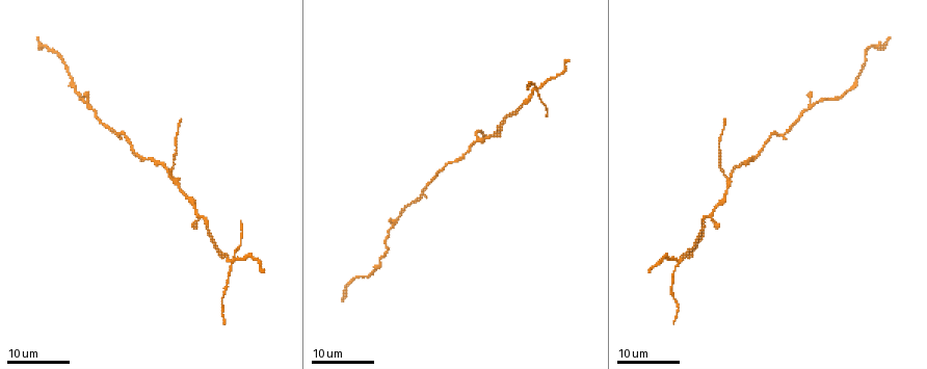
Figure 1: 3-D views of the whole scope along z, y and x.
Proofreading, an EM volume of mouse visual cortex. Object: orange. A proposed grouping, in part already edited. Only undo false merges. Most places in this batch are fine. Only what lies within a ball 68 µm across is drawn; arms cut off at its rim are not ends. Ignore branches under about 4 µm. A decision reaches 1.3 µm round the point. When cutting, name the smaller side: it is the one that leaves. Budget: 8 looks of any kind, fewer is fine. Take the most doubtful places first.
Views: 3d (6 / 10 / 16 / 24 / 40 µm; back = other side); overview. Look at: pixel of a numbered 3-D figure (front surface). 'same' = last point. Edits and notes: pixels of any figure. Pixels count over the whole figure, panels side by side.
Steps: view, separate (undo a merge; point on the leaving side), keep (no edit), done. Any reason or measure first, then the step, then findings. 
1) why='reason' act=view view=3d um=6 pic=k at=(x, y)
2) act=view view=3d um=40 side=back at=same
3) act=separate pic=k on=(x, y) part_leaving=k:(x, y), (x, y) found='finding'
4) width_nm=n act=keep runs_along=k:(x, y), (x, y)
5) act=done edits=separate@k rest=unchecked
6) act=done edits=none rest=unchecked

why='branch point' act=view view=3d um=24 pic=1 at=(174, 181)

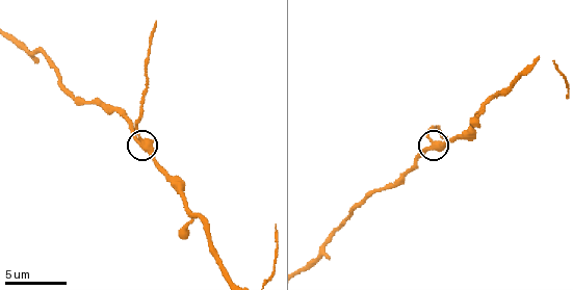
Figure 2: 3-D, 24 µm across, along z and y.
act=view view=3d um=6 pic=2 at=(145, 142)

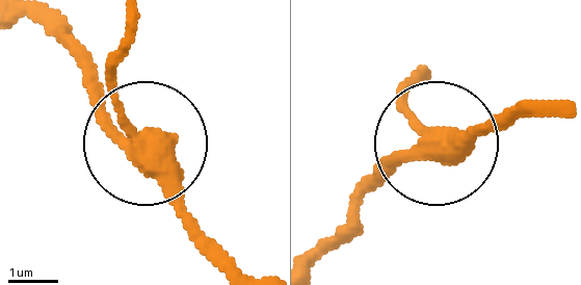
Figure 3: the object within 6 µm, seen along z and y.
width_nm=360 act=keep runs_along=3:(31, 19), (105, 119), (138, 138), (117, 94), (117, 48) found='one cell here'

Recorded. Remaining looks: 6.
why='four or more arms meet' act=view view=3d um=16 pic=1 at=(678, 261)

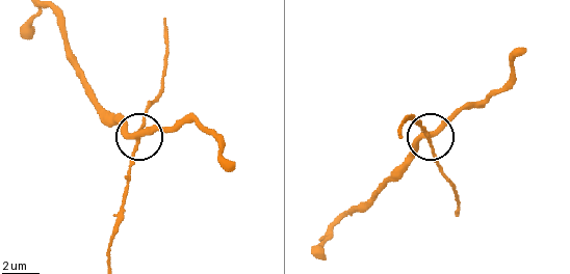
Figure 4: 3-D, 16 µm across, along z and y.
act=view view=3d um=10 pic=4 at=(429, 137)

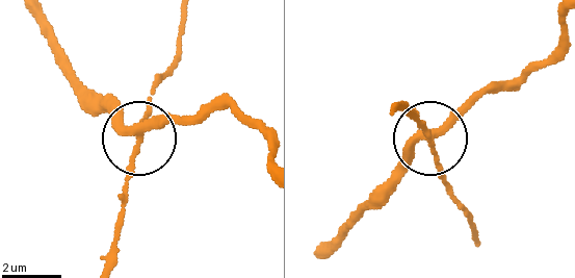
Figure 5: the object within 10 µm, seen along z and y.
width_nm=270 act=separate pic=5 on=(149, 101) part_leaving=5:(144, 135), (121, 192), (108, 267) found='a second cell is stuck on'

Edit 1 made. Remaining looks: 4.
why='sudden change in width' act=view view=3d um=6 pic=2 at=(181, 196)

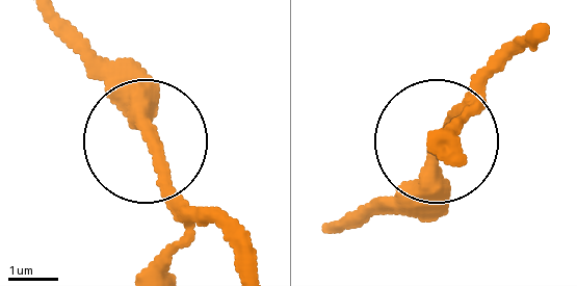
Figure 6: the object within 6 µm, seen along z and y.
width_nm=350 act=keep runs_along=6:(330, 228), (388, 203), (495, 71) found='continuous, no second cell'

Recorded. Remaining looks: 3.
why='sudden change in width' act=view view=3d um=24 pic=1 at=(399, 216)

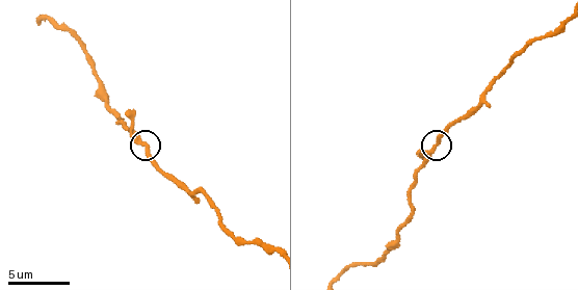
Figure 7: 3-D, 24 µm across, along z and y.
act=view view=3d um=10 pic=7 at=(436, 144)

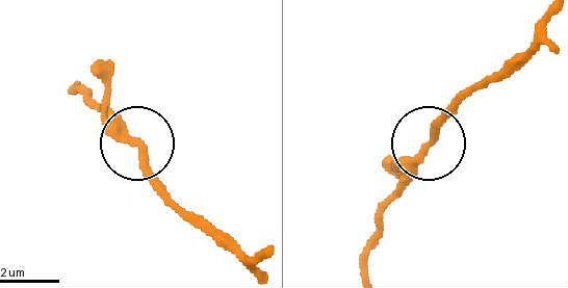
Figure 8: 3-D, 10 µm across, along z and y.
act=keep runs_along=8:(551, 19), (528, 48), (442, 121), (417, 167), (390, 194) found='all the same cell'

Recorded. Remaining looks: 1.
act=done edits=separate@5 rest=unchecked

